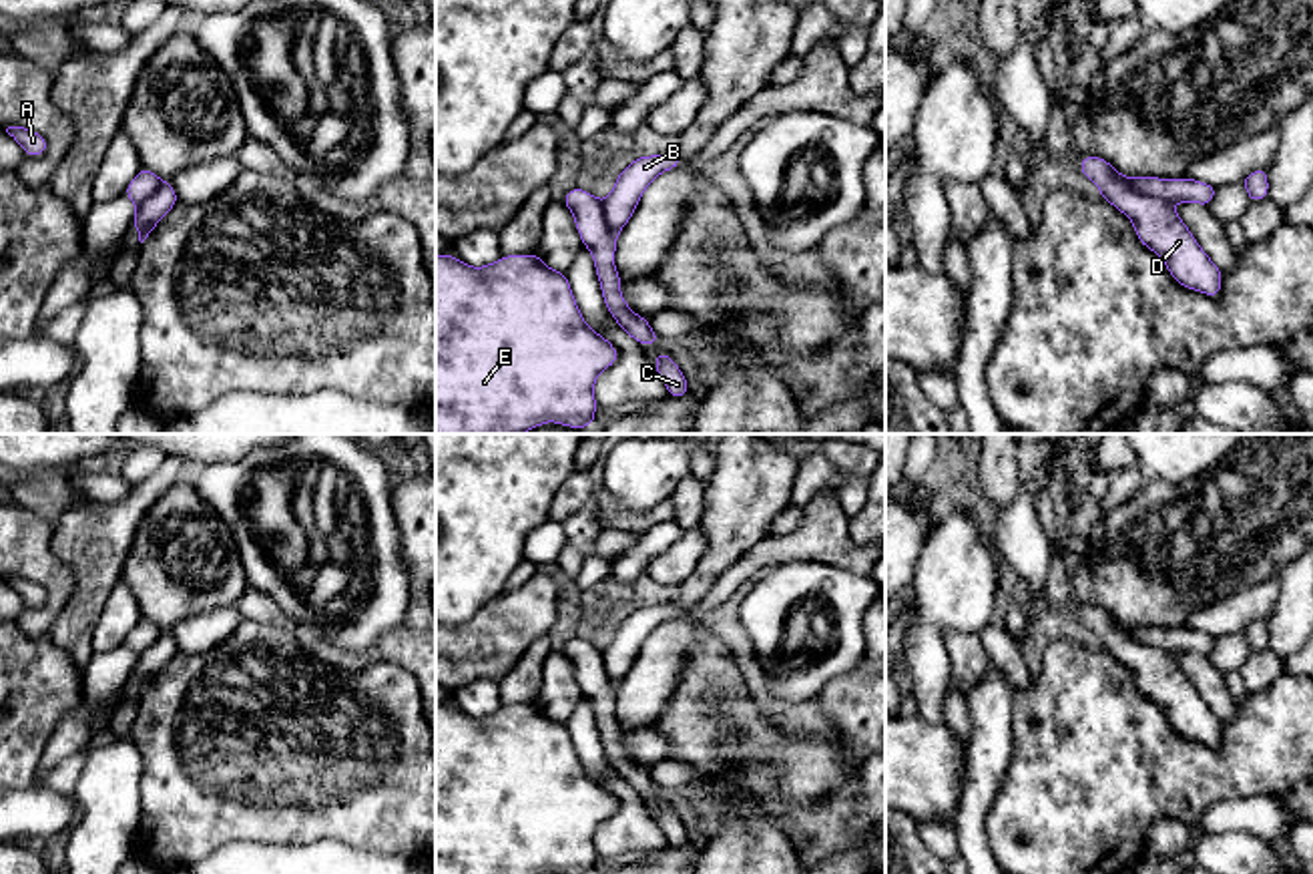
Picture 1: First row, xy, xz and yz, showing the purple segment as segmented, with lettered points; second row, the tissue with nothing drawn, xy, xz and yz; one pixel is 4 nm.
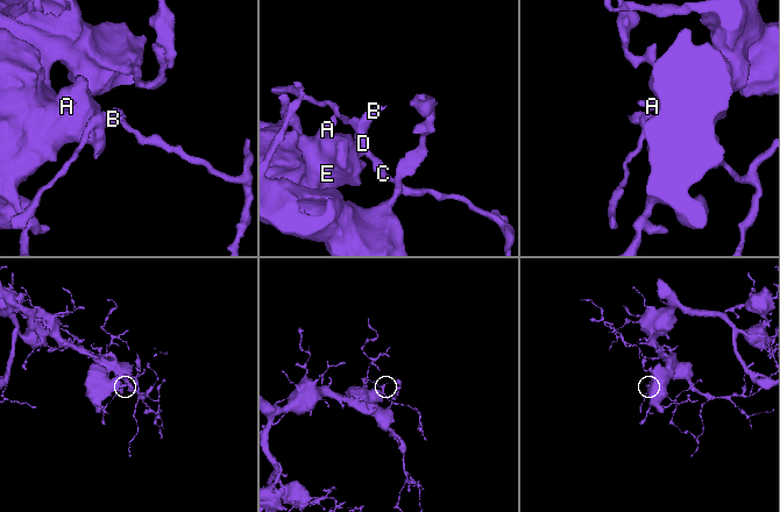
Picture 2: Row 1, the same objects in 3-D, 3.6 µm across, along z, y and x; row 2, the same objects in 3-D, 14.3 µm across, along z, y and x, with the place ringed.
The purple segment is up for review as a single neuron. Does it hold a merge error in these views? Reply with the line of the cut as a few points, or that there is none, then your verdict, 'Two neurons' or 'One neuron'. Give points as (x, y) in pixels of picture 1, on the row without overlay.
Split along yz (1113, 619), (1139, 641), (1157, 643), (1169, 651). Two neurons

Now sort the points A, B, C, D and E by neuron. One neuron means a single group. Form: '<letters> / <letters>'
A B D E / C

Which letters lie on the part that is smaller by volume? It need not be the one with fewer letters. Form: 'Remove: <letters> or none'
Remove: C

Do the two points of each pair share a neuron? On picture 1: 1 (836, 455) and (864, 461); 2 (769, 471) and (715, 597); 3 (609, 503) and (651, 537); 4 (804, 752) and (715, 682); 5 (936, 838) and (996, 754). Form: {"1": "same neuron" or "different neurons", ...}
{"1": "same neuron", "2": "different neurons", "3": "different neurons", "4": "same neuron", "5": "different neurons"}

